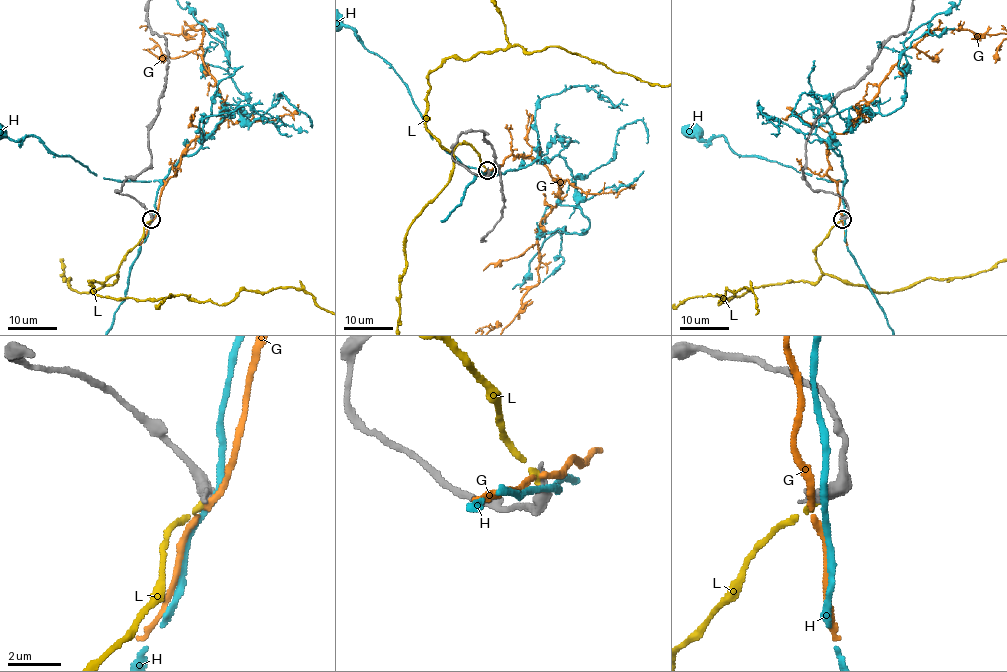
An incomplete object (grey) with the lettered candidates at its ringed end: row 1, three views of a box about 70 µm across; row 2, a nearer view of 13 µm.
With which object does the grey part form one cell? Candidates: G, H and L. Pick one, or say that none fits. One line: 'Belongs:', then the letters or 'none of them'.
Belongs: L

